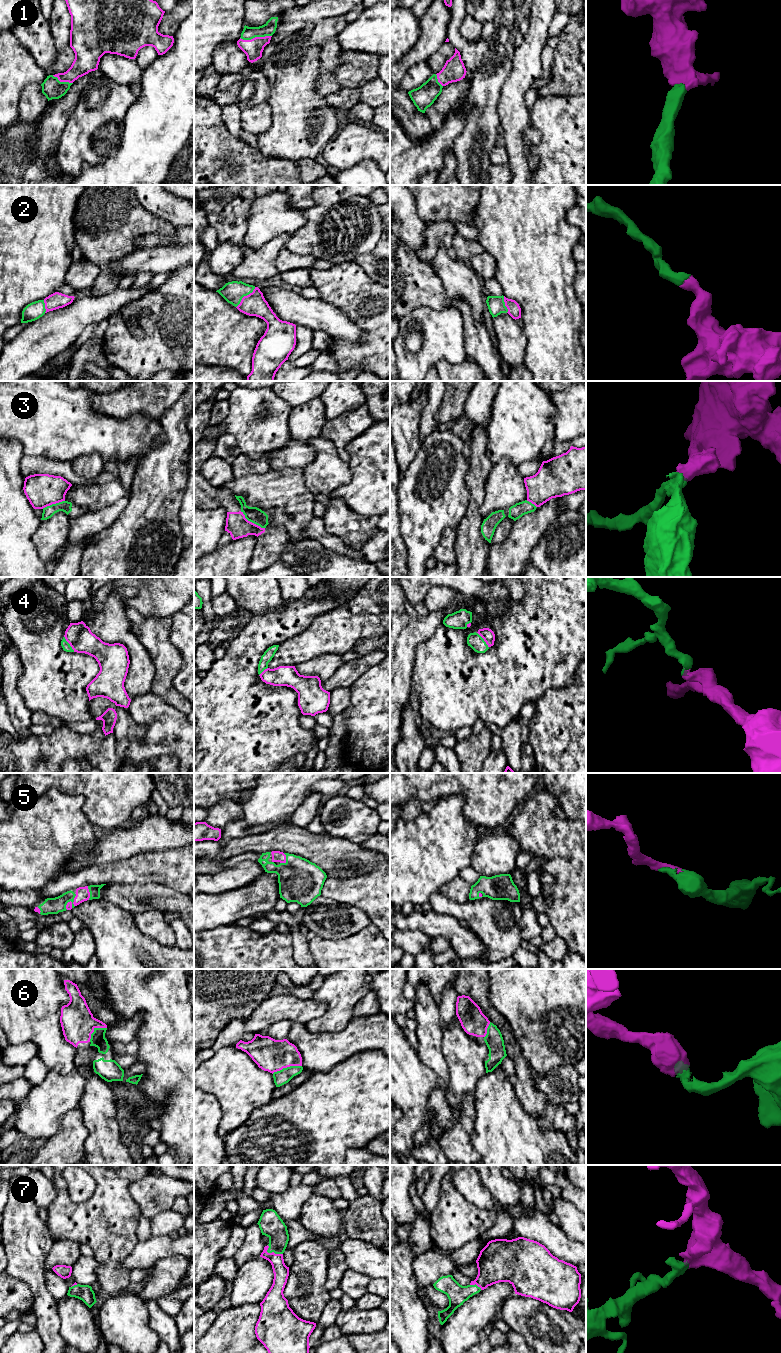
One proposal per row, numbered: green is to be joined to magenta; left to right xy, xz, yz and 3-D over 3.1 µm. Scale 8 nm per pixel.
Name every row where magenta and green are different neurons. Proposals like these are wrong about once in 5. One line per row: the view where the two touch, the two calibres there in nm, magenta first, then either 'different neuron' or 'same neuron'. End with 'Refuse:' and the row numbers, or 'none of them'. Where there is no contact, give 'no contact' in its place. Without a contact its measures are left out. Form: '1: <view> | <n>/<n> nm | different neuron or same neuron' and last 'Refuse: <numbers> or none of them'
1: xz | 150/110 nm | same neuron
2: xz | 190/170 nm | same neuron
3: xz | 180/130 nm | different neuron
4: xy | 200/70 nm | same neuron
5: xz | 90/340 nm | same neuron
6: xz | 260/120 nm | same neuron
7: xz | 130/190 nm | same neuron
Refuse: 3

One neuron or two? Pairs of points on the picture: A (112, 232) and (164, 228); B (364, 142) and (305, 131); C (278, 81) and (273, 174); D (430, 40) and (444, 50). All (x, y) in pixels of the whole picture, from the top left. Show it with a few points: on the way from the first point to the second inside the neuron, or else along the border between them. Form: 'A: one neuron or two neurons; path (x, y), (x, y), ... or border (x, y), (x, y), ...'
A: one neuron; path (125, 226), (151, 226)
B: two neurons; border (338, 131), (320, 152)
C: two neurons; border (258, 148), (267, 156), (292, 160), (296, 165)
D: two neurons; border (445, 42), (426, 60)

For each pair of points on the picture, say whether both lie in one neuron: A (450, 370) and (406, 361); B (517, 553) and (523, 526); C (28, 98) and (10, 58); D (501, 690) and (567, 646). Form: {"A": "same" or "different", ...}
{"A": "different", "B": "same", "C": "different", "D": "same"}

